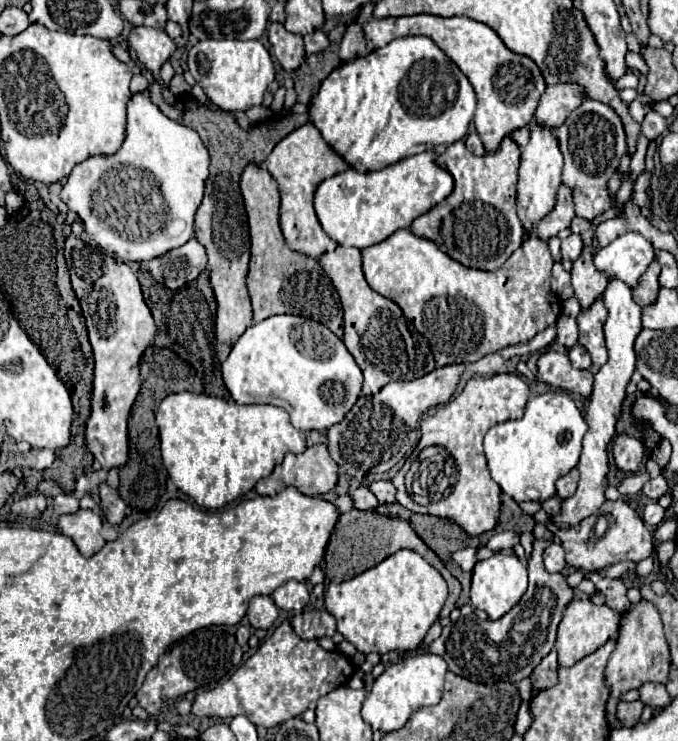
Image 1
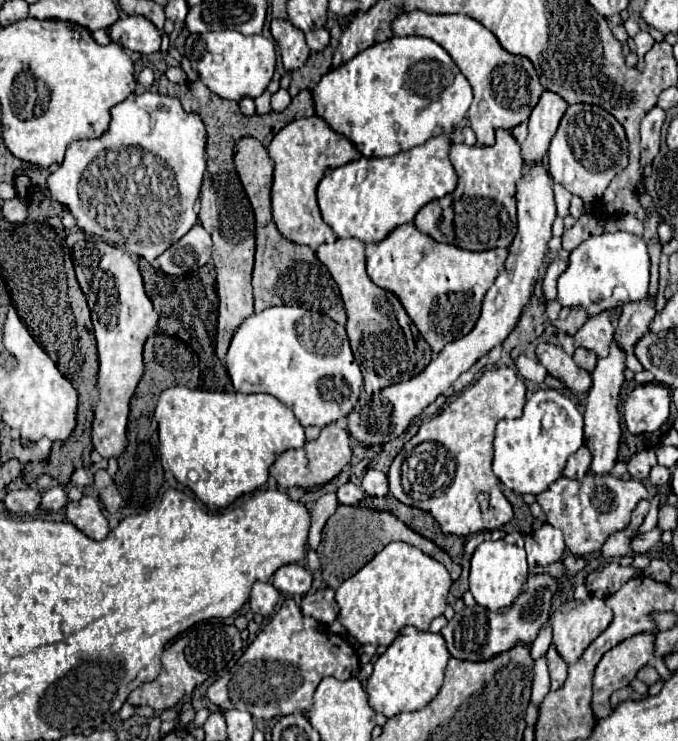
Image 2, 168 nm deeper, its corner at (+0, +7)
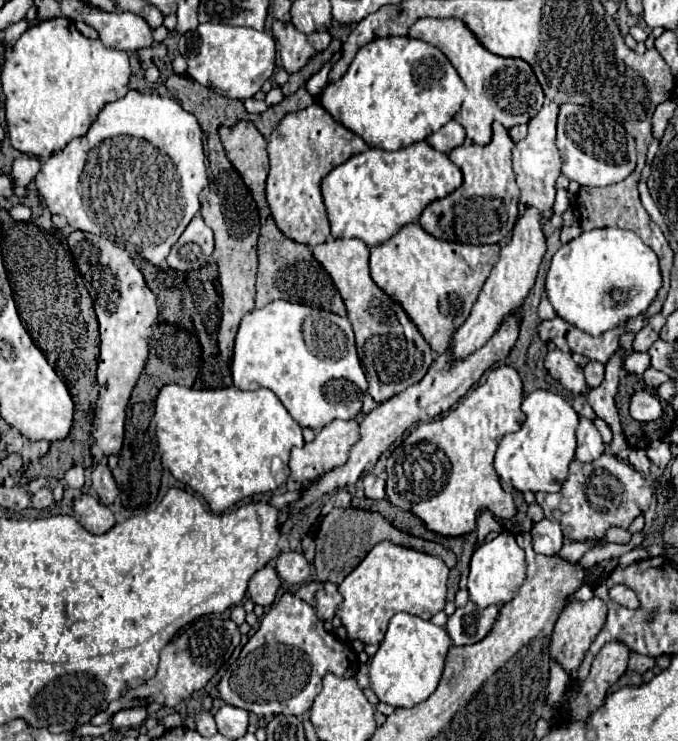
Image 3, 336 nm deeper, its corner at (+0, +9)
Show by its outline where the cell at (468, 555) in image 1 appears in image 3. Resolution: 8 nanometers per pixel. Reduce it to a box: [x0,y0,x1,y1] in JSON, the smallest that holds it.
[477,511,501,545]

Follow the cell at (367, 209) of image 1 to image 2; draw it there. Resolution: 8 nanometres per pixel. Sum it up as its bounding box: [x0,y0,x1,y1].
[317,135,457,243]

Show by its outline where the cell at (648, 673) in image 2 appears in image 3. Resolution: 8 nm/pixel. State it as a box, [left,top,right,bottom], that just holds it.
[629,653,655,675]

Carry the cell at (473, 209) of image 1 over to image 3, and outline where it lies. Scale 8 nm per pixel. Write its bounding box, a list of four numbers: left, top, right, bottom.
[419,125,519,245]

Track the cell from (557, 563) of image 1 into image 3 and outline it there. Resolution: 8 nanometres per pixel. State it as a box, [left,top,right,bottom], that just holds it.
[530,519,563,557]

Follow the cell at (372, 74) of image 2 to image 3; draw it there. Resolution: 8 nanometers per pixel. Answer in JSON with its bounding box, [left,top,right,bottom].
[319,37,465,151]

